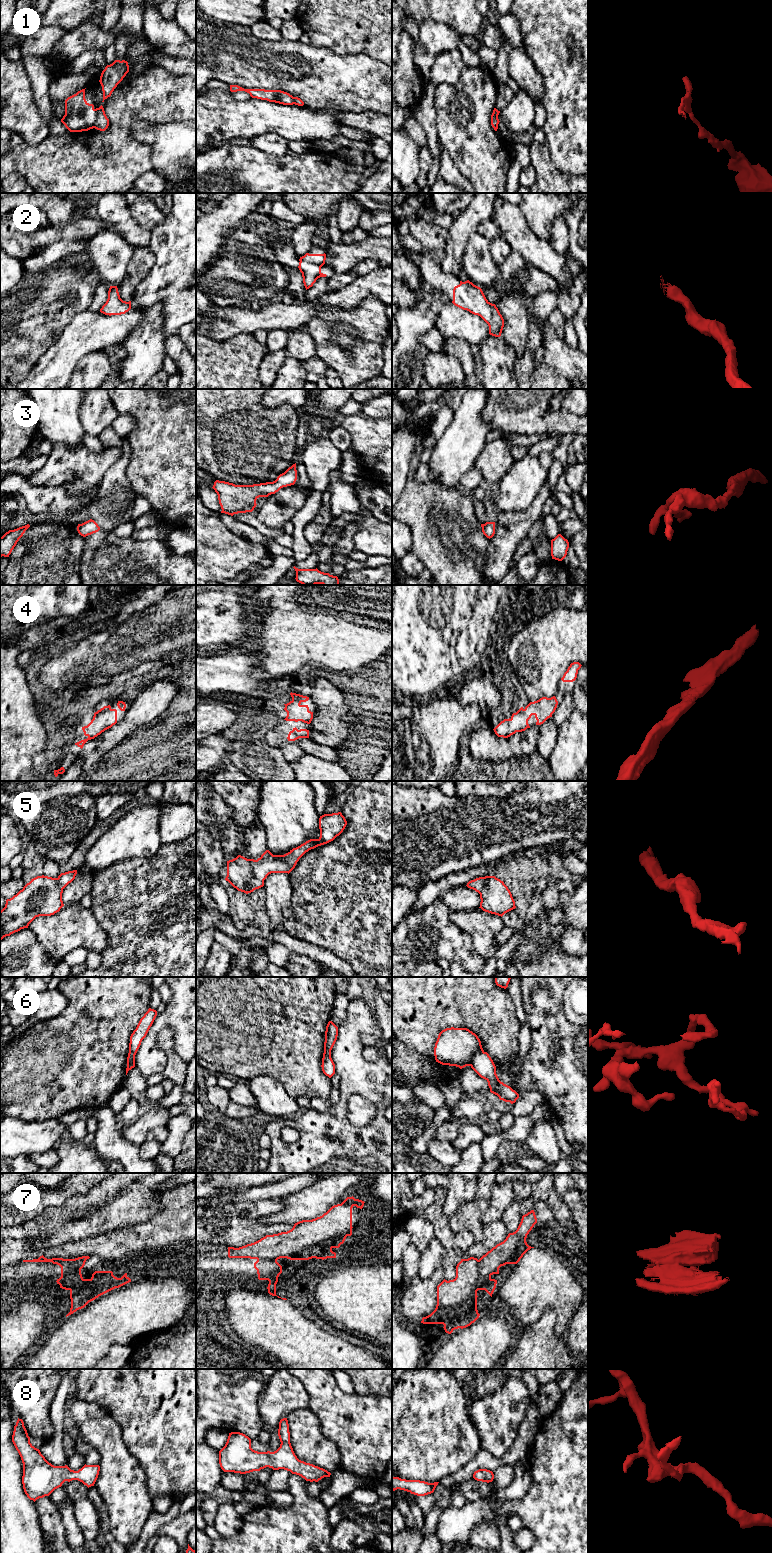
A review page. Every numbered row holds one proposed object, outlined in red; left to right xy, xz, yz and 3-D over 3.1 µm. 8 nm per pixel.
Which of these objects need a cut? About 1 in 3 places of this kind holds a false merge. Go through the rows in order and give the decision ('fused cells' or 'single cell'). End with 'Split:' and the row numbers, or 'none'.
1: fused cells
2: single cell
3: single cell
4: single cell
5: single cell
6: fused cells
7: fused cells
8: single cell
Split: 1, 6, 7

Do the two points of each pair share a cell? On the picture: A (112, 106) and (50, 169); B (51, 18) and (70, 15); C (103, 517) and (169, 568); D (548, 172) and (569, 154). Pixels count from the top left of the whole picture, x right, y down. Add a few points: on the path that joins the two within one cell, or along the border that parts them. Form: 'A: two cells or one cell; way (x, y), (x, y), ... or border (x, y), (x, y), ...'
A: one cell; way (113, 127), (71, 169)
B: one cell; way (56, 15), (65, 15)
C: two cells; border (100, 528), (111, 531)
D: two cells; border (545, 144), (552, 163), (559, 170), (575, 176)

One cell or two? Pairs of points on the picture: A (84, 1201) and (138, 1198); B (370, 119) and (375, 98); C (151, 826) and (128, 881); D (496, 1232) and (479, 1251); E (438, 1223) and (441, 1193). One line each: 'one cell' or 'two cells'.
A: one cell
B: two cells
C: two cells
D: one cell
E: one cell

